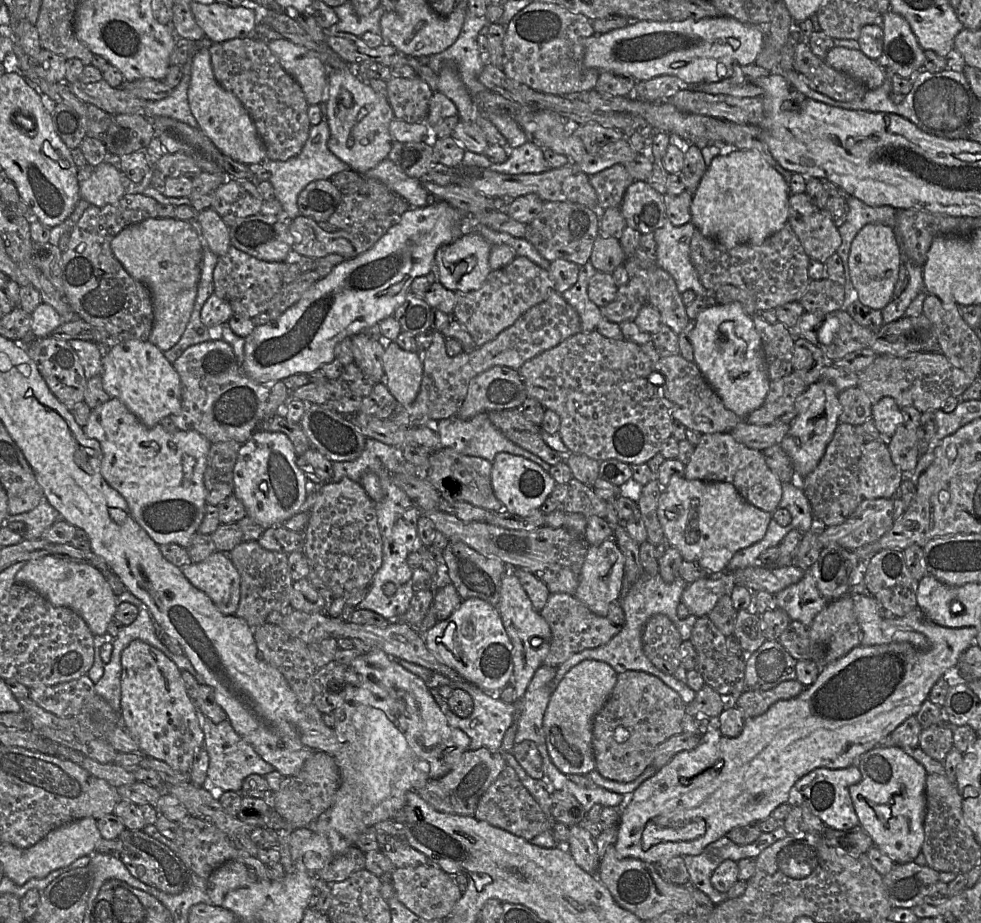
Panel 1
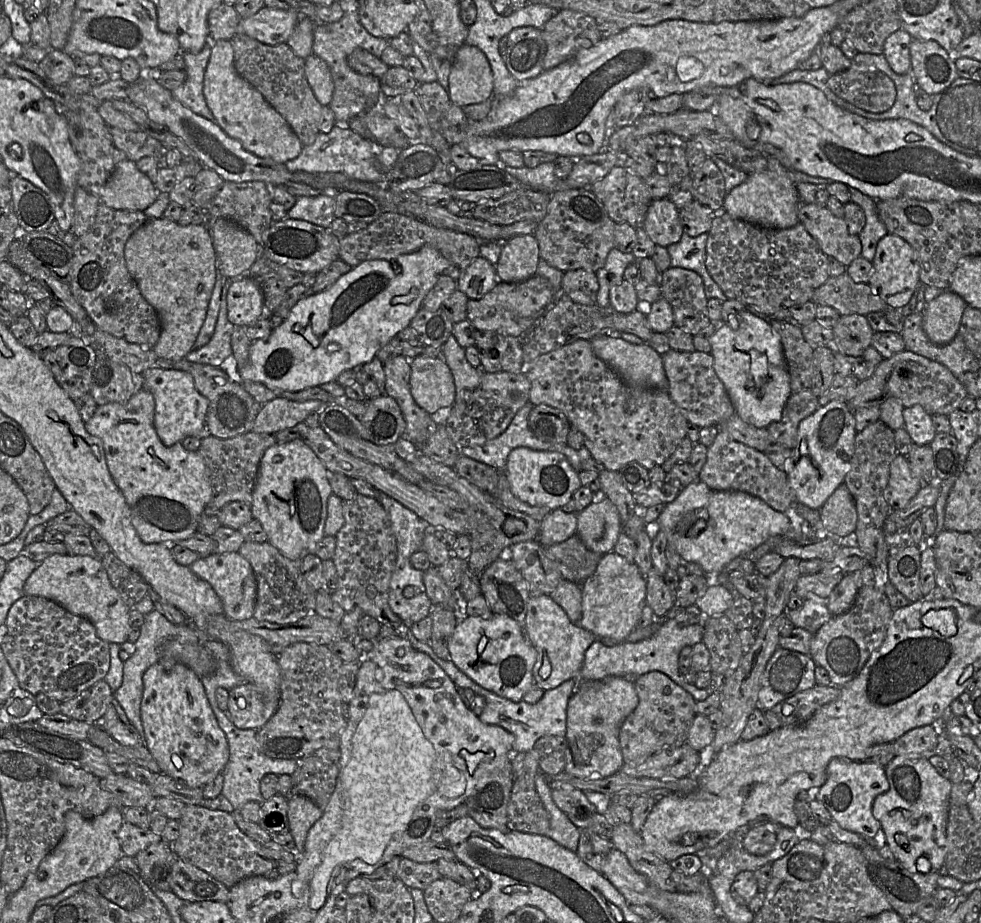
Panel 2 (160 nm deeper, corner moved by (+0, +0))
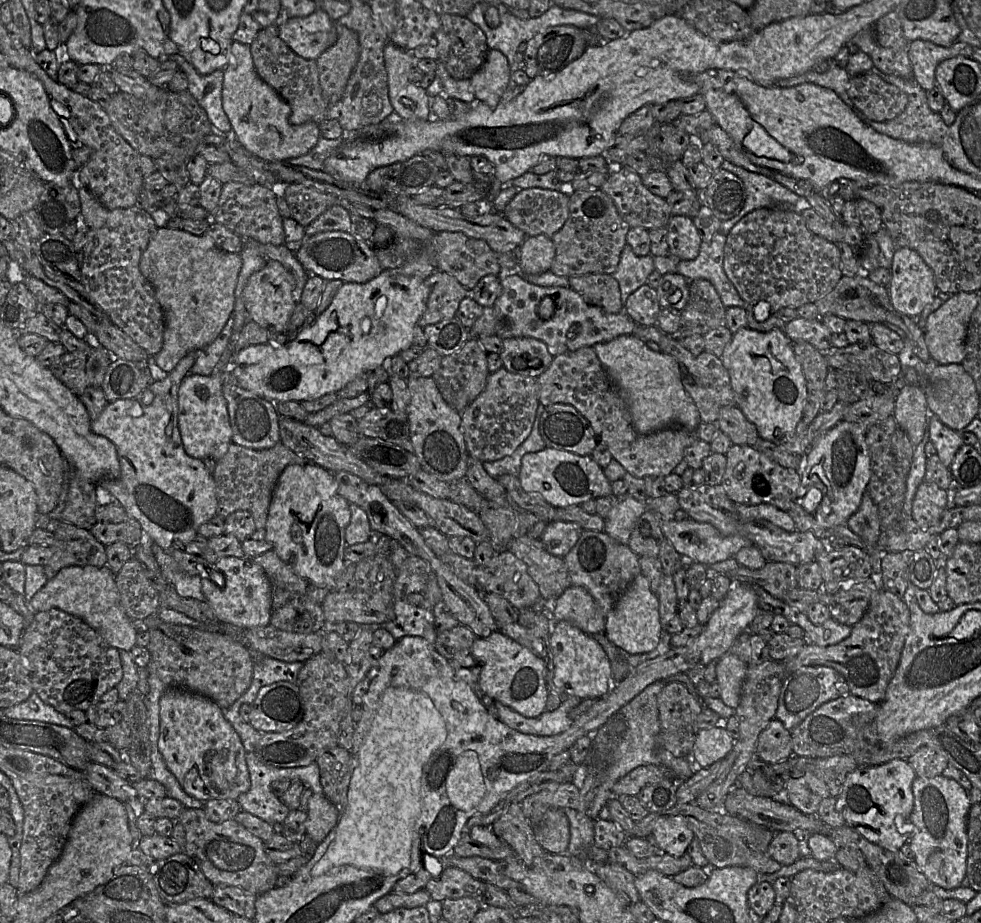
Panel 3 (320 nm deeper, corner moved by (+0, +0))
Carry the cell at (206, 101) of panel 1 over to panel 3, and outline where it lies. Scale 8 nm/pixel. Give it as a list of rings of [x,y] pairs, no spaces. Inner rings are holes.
[[[235,40],[231,44],[230,60],[223,69],[222,106],[237,140],[248,151],[265,161],[288,162],[292,158],[305,155],[317,145],[321,137],[320,125],[315,122],[301,125],[294,125],[290,122],[289,104],[258,76],[250,46]]]

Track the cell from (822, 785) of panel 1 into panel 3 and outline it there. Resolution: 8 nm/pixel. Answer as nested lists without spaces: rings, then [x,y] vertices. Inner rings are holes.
[[[893,759],[877,766],[859,767],[846,776],[836,797],[836,809],[843,815],[845,825],[868,841],[888,850],[898,851],[908,842],[913,832],[913,824],[909,819],[914,807],[912,783],[916,777],[916,772],[904,759]],[[897,816],[905,819],[901,827],[895,824]]]

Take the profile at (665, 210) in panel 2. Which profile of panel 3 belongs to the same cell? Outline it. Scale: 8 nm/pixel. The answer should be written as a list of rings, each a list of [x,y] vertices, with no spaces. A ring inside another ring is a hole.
[[[671,216],[666,228],[669,253],[680,260],[694,260],[703,239],[692,219],[687,216]]]

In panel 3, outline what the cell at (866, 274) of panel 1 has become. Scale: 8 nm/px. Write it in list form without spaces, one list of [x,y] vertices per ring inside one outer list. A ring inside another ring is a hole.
[[[898,247],[890,271],[887,290],[891,304],[911,318],[920,316],[939,291],[932,269],[915,250]]]

